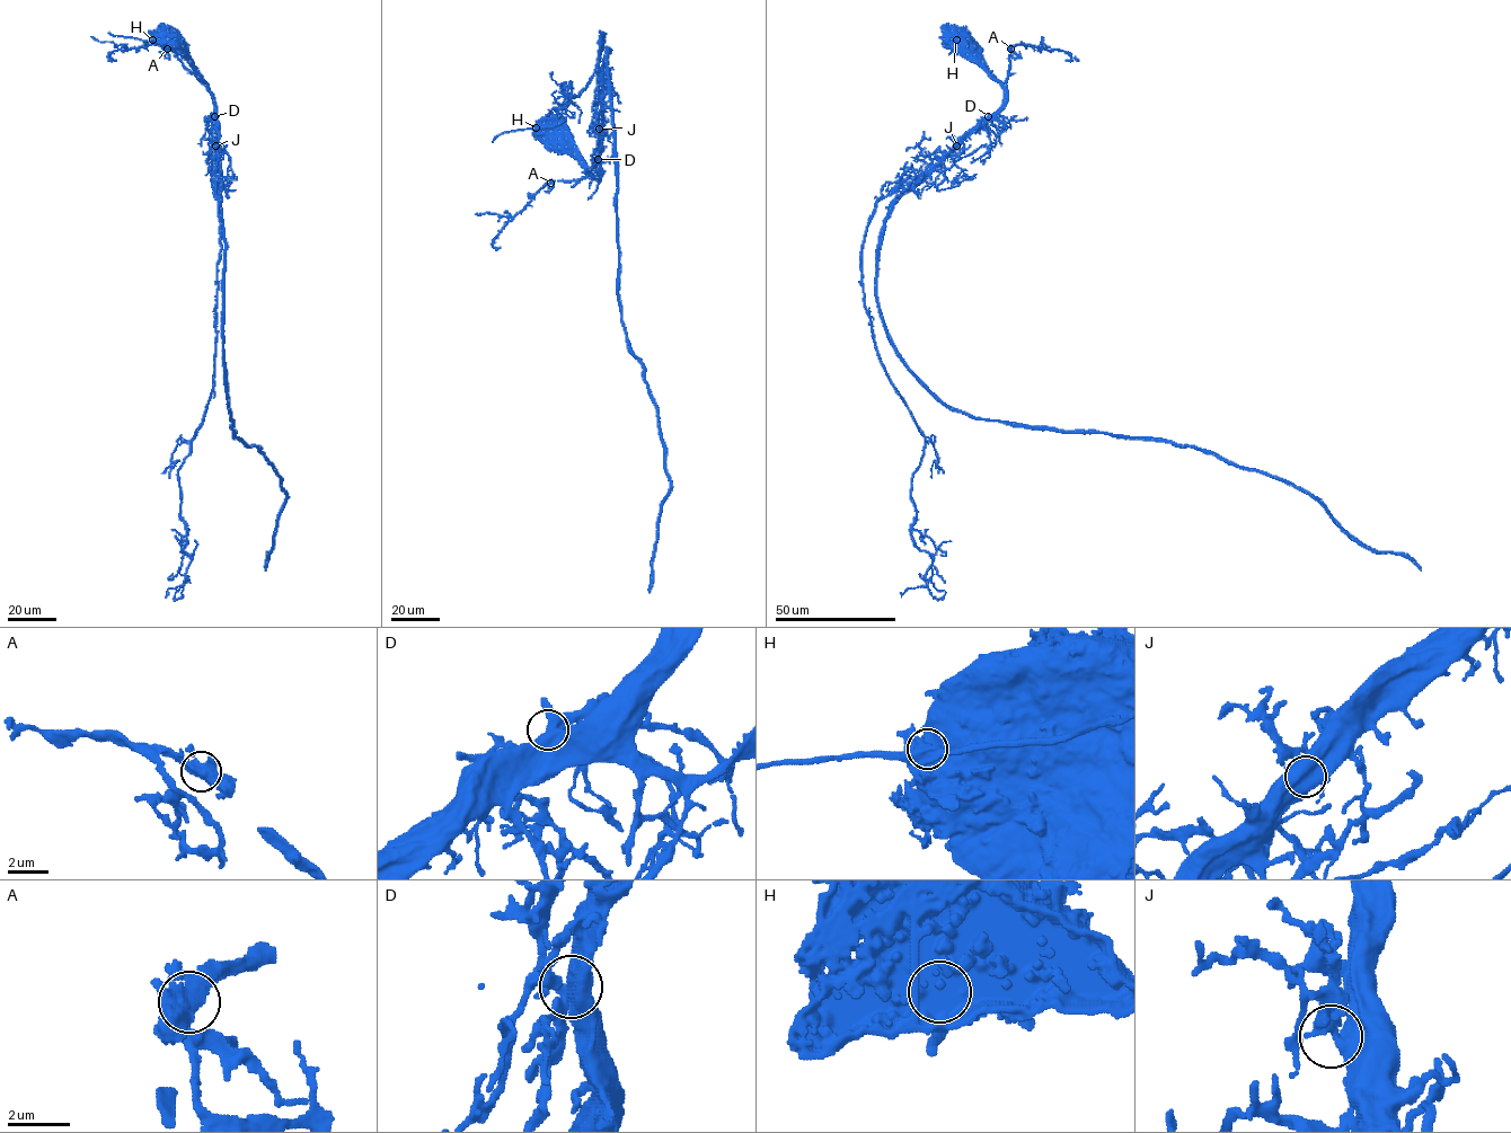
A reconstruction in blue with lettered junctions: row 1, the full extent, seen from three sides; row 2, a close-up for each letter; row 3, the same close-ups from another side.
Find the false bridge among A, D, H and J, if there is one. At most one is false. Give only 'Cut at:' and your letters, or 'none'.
Cut at: H

